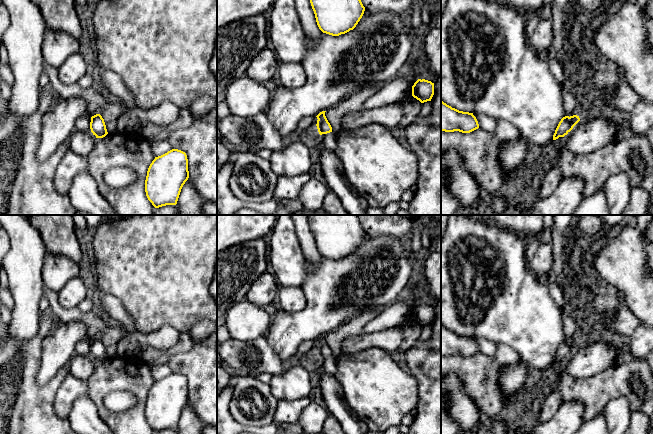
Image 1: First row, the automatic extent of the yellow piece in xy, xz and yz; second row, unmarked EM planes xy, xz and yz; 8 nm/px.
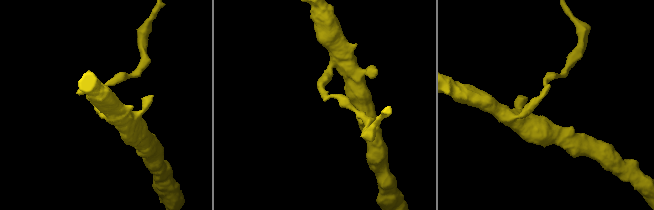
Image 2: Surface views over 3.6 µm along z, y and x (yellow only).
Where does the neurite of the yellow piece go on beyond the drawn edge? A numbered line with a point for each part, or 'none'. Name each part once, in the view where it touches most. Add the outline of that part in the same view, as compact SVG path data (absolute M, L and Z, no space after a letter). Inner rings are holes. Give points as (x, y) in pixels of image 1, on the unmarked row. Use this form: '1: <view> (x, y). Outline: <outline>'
none

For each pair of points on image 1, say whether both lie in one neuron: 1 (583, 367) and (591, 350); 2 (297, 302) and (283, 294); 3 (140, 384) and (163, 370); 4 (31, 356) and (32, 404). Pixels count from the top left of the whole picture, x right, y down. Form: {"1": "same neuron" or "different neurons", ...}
{"1": "same neuron", "2": "same neuron", "3": "different neurons", "4": "same neuron"}

